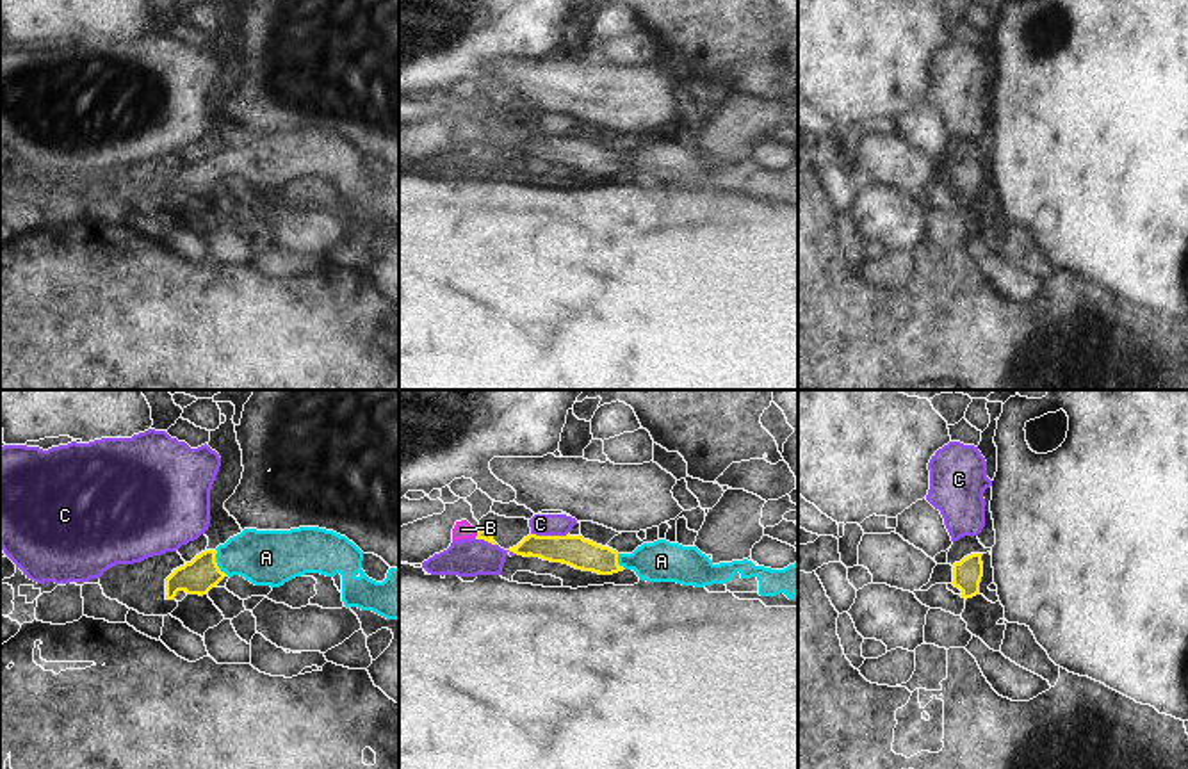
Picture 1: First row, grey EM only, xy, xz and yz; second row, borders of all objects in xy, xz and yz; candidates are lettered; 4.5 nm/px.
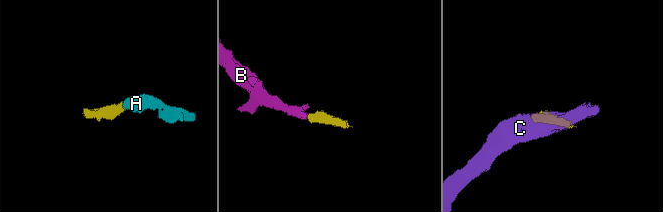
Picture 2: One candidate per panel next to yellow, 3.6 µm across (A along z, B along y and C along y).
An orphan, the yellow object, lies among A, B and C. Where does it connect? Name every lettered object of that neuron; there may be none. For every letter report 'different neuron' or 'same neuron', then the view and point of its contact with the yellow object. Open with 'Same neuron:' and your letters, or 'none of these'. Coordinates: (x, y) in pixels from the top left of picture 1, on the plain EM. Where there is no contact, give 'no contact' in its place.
Same neuron: A, B
A: same neuron | xy (216, 164)
B: same neuron | xz (478, 136)
C: different neuron | xz (549, 137)

